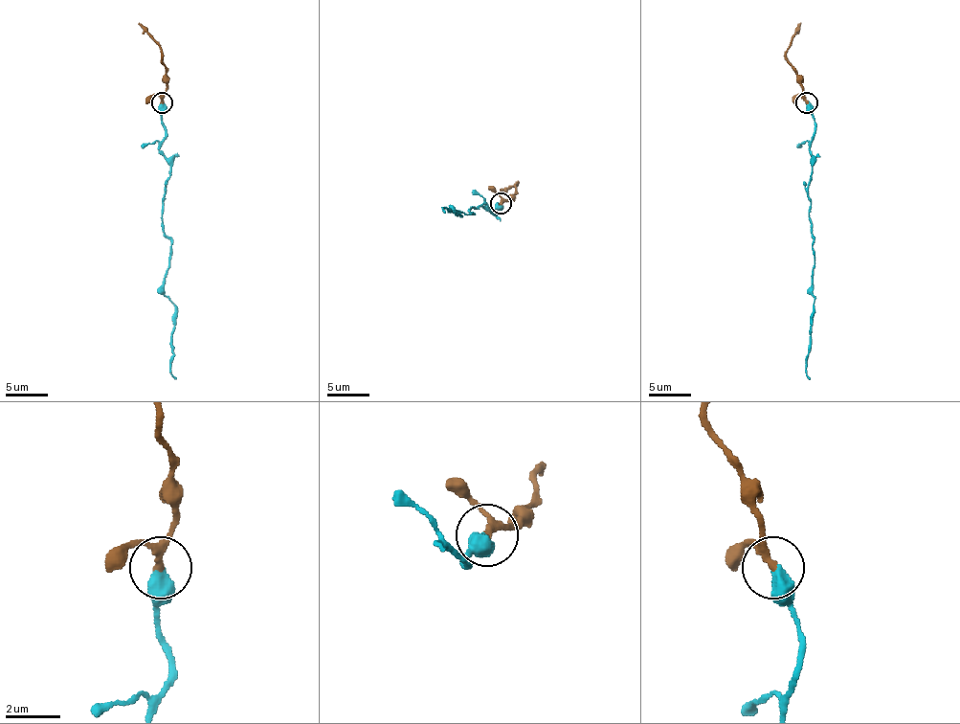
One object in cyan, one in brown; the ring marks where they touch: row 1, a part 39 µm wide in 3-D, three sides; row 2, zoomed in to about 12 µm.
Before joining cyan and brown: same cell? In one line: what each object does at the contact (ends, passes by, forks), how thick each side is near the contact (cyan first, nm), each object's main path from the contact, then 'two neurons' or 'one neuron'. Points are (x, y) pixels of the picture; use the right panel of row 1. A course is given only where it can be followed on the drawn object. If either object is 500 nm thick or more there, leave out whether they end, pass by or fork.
500/200 nm | cyan via (807, 102), (815, 126), (810, 153), (812, 179), (809, 186), (814, 296), (807, 363), (810, 378) | brown via (807, 102), (799, 86), (799, 76), (787, 60), (786, 50), (800, 22) | one neuron

